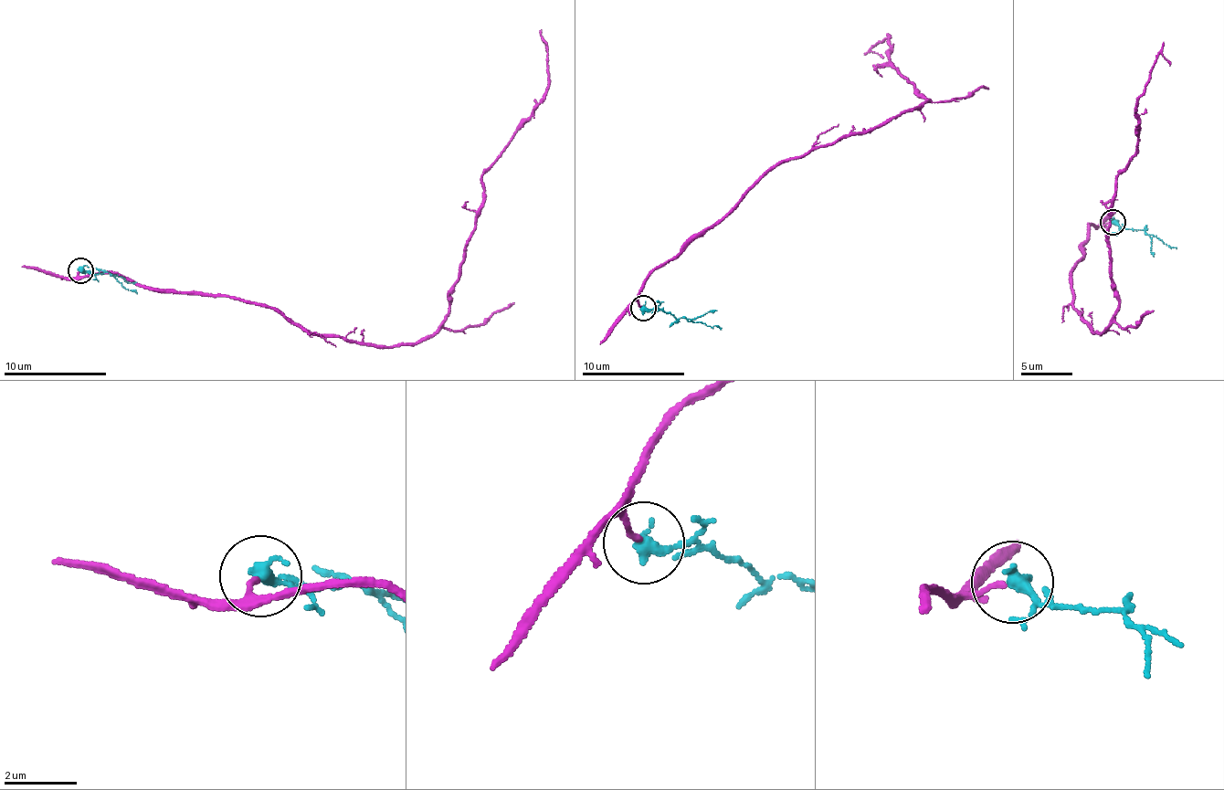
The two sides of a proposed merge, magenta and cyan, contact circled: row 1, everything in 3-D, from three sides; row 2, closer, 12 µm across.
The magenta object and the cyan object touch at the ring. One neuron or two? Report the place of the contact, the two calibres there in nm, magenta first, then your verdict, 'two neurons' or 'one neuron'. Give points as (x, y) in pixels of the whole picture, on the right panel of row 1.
place (1113, 222); calibres 130 and 360 nm; one neuron

